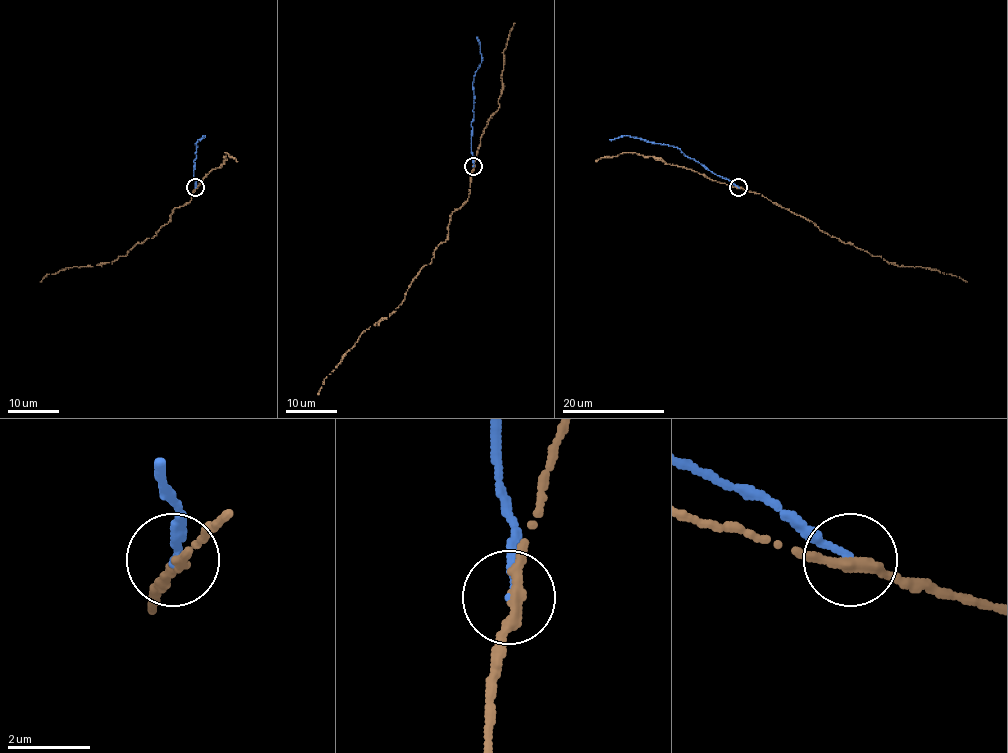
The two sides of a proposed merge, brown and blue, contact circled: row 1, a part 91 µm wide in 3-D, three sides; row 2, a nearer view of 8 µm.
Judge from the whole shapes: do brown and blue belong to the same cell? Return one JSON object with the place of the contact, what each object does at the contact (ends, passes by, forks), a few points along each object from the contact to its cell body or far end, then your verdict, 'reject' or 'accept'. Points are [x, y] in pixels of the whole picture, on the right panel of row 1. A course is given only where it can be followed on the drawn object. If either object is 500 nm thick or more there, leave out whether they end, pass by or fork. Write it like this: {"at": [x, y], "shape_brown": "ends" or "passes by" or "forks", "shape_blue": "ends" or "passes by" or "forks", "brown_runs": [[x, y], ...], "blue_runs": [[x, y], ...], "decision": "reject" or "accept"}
{"at": [738, 187], "shape_brown": "passes by", "shape_blue": "ends", "brown_runs": [[739, 187], [766, 197], [810, 220], [821, 230], [889, 262], [936, 269], [967, 281]], "blue_runs": [[739, 187], [705, 169], [676, 147], [629, 136], [609, 139]], "decision": "reject"}

